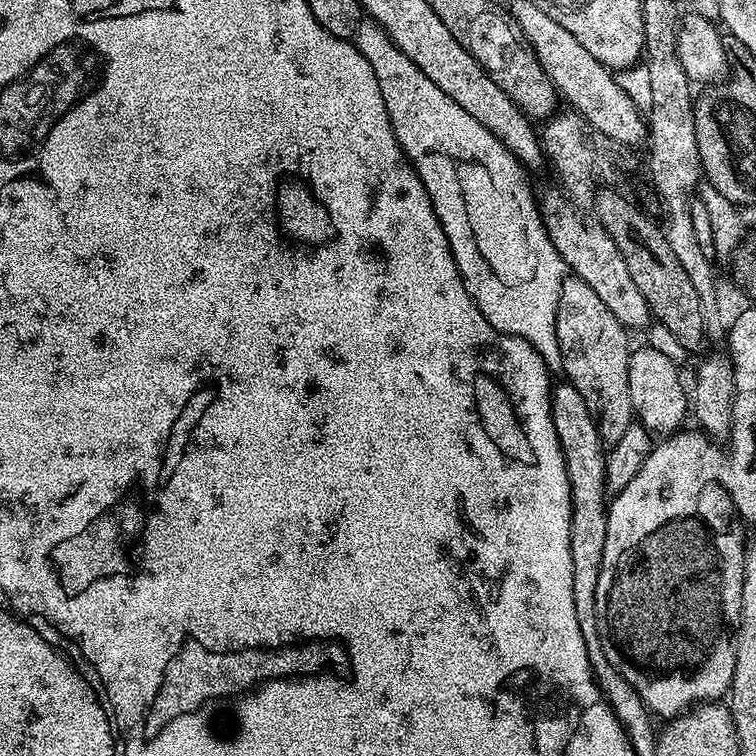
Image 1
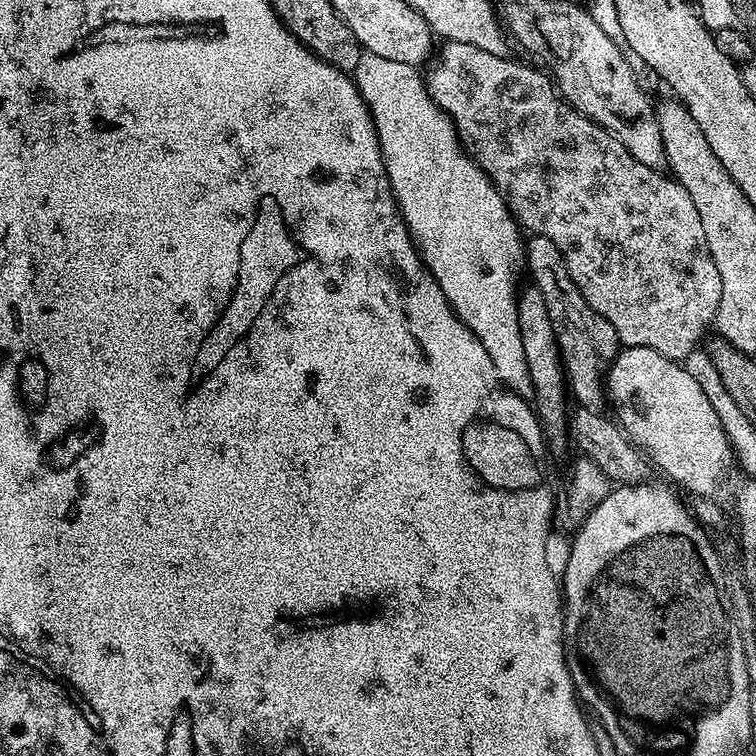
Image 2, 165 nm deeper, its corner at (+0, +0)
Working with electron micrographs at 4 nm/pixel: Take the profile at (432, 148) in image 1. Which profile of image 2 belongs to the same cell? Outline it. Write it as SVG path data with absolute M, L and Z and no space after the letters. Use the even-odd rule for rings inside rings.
M361 51L358 58L358 66L354 73L356 88L360 91L360 97L366 102L376 127L378 142L384 159L384 172L388 176L388 185L392 187L392 196L396 199L398 207L400 207L400 216L404 219L404 225L407 226L408 233L412 235L412 242L415 244L417 252L420 253L421 260L423 260L424 265L427 266L429 272L438 282L442 294L446 294L446 298L450 302L450 306L455 310L457 318L476 335L478 342L482 342L482 346L486 346L486 354L490 354L490 362L494 362L494 370L504 387L509 388L512 392L517 392L522 397L531 397L533 395L533 386L531 378L528 376L525 351L522 350L522 335L518 326L518 306L516 305L518 287L516 288L516 280L512 277L516 272L516 263L519 260L521 263L526 256L526 248L522 243L522 229L512 216L512 212L508 208L508 203L504 201L502 193L492 185L491 178L464 151L460 144L460 139L456 137L456 128L452 125L452 119L430 98L425 77L420 71L421 69L417 65L407 64L406 62L393 62L392 59L381 58L379 54L374 54L373 52Z

